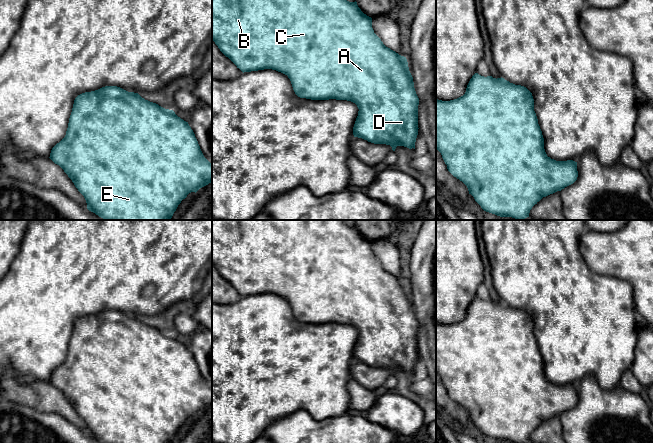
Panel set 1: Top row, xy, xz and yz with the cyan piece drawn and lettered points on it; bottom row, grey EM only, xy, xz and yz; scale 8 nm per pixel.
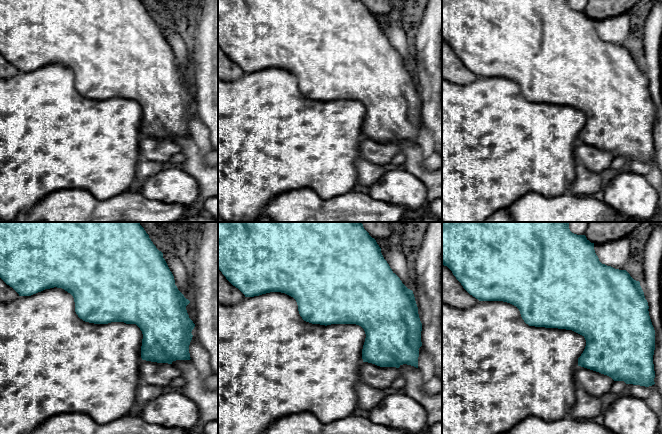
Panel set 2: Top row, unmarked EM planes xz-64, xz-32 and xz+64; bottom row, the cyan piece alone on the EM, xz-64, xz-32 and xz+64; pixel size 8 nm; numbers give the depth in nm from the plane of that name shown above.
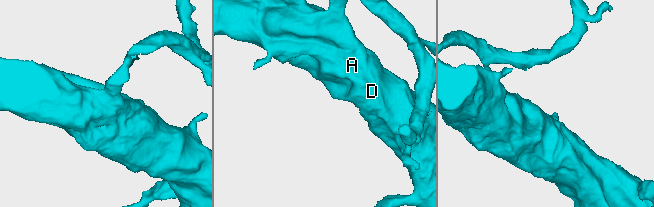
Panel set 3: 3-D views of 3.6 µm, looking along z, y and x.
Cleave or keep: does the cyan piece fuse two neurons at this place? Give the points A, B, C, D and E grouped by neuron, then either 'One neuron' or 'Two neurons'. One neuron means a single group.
Groups: A B C D E. One neuron

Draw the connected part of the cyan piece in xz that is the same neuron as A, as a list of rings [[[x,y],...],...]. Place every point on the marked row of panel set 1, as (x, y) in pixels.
[[[212,0],[212,40],[220,51],[228,57],[243,73],[272,69],[288,76],[295,94],[300,98],[311,100],[347,100],[355,103],[359,109],[353,135],[374,144],[386,144],[395,151],[397,146],[415,149],[418,135],[419,98],[414,88],[413,77],[409,71],[406,57],[386,47],[374,33],[372,18],[364,14],[357,2],[347,0]]]

